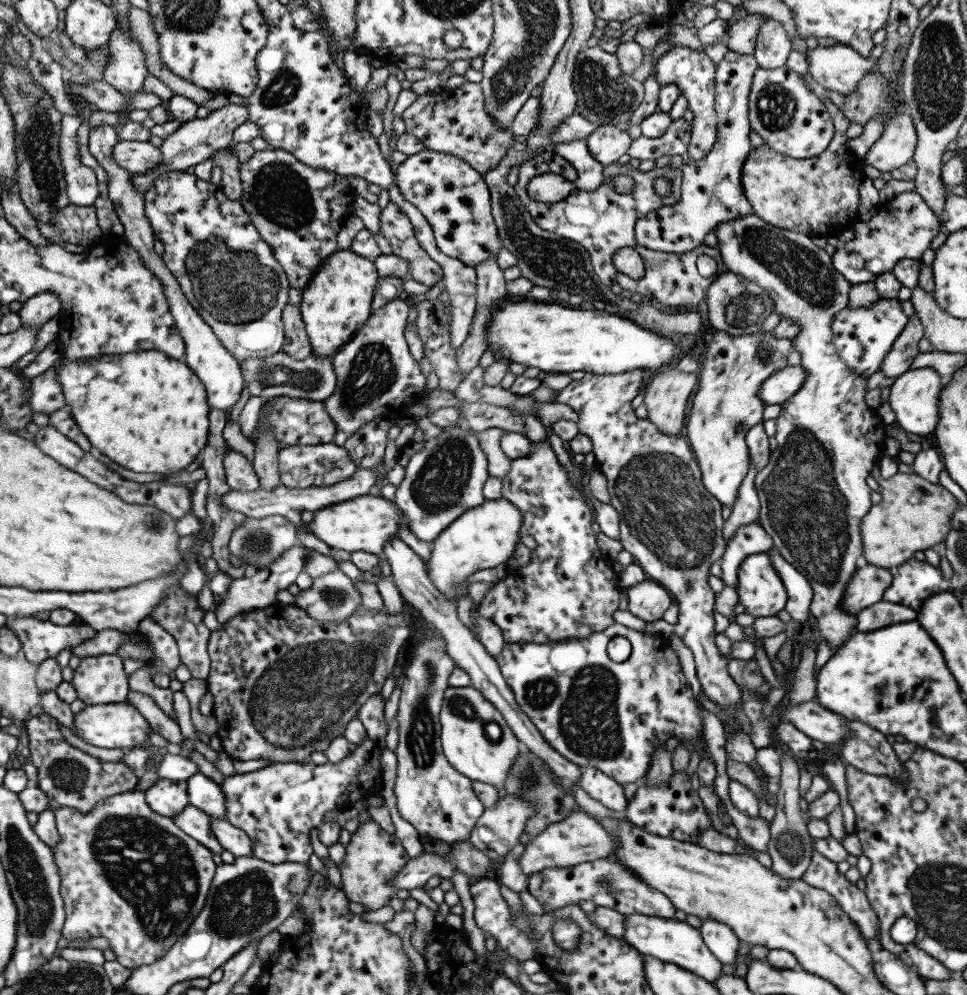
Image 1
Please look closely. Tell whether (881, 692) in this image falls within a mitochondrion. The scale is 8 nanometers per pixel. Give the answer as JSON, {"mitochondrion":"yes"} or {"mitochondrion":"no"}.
{"mitochondrion":"yes"}

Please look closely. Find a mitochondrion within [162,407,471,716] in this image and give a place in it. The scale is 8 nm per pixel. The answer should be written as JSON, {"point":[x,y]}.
{"point":[255,543]}

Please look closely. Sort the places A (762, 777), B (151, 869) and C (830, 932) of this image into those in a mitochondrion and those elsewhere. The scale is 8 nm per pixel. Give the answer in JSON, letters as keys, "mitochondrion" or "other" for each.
{"A":"other","B":"mitochondrion","C":"other"}

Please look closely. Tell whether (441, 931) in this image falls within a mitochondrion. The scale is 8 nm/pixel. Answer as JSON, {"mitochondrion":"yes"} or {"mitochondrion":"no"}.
{"mitochondrion":"no"}

